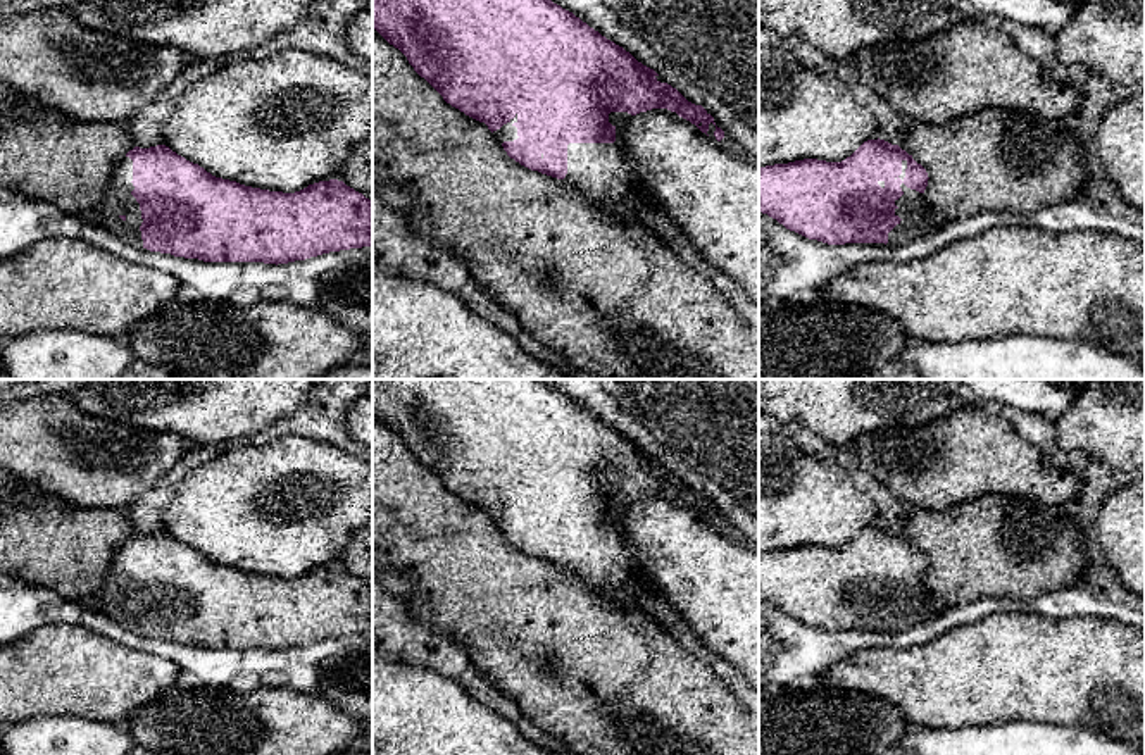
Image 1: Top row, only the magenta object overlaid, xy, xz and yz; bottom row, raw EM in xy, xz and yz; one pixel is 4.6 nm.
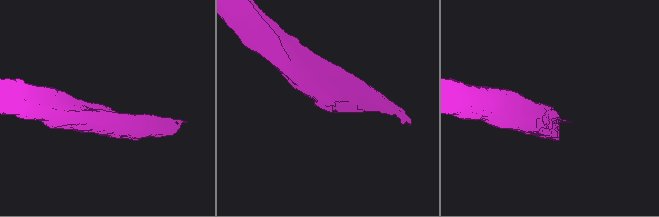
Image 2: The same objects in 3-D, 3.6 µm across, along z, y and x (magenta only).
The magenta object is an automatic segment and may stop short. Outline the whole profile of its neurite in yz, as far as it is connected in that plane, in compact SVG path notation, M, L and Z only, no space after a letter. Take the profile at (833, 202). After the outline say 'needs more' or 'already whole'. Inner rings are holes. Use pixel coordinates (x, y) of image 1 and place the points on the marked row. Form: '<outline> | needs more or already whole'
M885 140L864 141L842 162L804 159L759 169L759 210L786 229L828 245L909 243L938 221L924 200L928 172L912 155Z | needs more

